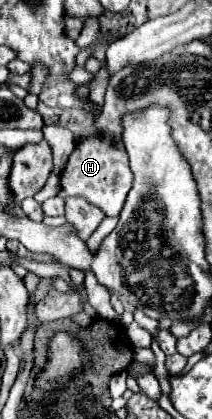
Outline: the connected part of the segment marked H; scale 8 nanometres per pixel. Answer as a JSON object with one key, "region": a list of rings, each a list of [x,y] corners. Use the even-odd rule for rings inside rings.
{"region":[[[91,135],[91,137],[83,137],[77,141],[77,147],[71,153],[71,157],[61,173],[59,197],[63,197],[63,199],[83,197],[91,205],[99,207],[105,215],[117,217],[121,213],[125,197],[131,189],[131,181],[133,181],[133,173],[129,169],[129,159],[127,159],[125,147],[121,143],[111,145],[107,139]]]}

